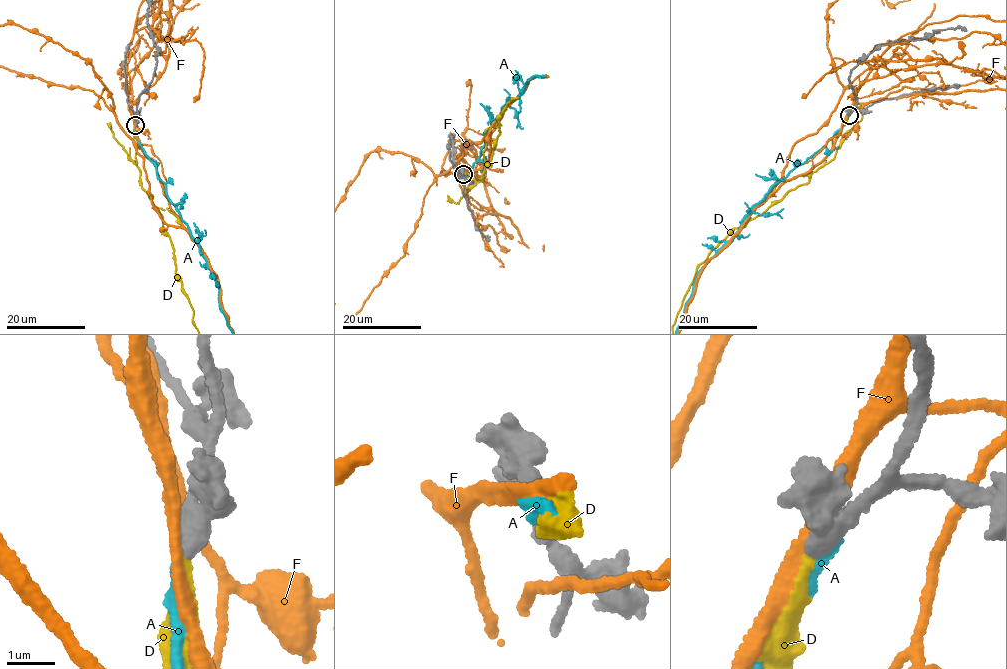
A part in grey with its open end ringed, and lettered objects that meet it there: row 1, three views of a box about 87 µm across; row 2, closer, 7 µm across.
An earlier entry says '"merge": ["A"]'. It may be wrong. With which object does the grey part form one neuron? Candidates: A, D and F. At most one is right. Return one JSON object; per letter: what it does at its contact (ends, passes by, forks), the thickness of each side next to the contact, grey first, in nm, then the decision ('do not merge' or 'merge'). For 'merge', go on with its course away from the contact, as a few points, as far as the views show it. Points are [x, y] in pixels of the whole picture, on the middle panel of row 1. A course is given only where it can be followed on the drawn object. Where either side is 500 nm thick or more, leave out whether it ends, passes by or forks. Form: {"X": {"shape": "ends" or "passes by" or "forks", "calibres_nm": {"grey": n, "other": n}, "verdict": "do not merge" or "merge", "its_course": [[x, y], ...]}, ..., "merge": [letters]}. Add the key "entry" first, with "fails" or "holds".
{"entry": "holds", "A": {"calibres_nm": {"grey": 500, "other": 280}, "verdict": "merge"}, "D": {"shape": "ends", "calibres_nm": {"grey": 460, "other": 190}, "verdict": "do not merge"}, "F": {"calibres_nm": {"grey": 550, "other": 280}, "verdict": "do not merge"}, "merge": ["A"]}

